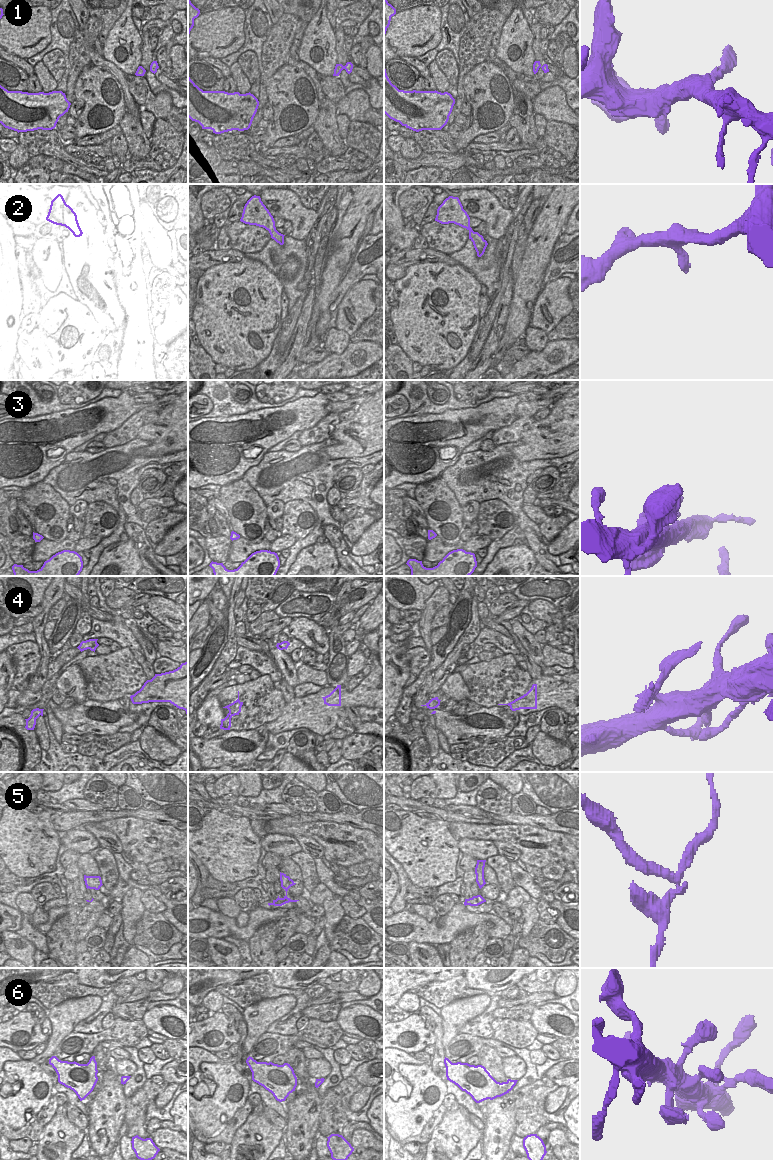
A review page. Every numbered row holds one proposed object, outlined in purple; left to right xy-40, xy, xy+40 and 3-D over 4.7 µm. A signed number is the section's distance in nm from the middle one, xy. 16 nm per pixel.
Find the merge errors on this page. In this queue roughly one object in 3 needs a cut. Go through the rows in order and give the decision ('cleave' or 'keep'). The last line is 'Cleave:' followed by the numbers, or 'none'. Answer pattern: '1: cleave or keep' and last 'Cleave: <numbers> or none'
1: keep
2: keep
3: keep
4: cleave
5: cleave
6: keep
Cleave: 4, 5

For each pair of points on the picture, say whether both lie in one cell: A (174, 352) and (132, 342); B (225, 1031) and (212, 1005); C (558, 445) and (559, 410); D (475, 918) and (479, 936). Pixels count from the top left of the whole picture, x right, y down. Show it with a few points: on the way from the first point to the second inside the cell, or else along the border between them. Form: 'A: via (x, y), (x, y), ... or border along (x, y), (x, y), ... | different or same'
A: border along (151, 340), (142, 353), (131, 355) | different
B: border along (220, 1010), (215, 1012) | different
C: via (560, 436), (560, 419) | same
D: border along (494, 924), (482, 921), (470, 929) | different

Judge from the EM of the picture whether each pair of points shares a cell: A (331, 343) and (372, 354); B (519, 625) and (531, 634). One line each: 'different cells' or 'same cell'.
A: different cells
B: same cell

